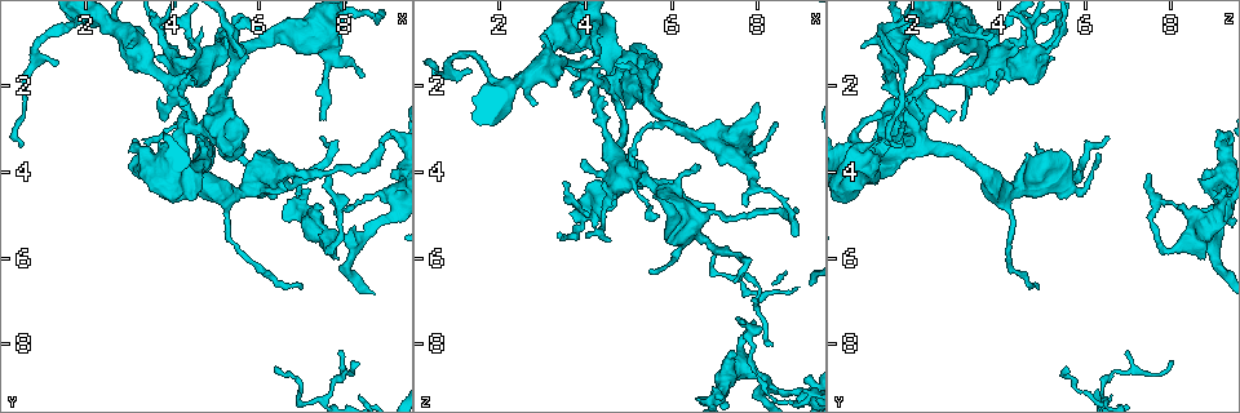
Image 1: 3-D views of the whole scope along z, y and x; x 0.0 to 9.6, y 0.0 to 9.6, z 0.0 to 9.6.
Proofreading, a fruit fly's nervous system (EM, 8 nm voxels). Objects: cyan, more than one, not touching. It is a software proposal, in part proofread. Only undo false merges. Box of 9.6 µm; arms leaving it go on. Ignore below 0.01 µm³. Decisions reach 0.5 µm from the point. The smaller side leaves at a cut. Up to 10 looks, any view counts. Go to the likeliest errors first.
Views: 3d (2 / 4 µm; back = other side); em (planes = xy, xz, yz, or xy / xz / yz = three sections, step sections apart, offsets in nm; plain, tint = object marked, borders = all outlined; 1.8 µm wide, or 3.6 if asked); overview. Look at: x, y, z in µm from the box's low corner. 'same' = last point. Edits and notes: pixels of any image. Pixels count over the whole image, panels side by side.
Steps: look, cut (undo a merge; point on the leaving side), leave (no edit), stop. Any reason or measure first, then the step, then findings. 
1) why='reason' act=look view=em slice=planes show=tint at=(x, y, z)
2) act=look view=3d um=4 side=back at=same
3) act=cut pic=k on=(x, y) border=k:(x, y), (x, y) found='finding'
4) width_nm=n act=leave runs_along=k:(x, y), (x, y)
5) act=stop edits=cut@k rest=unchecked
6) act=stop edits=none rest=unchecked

why='sharp bend' act=look view=em slice=xy step=8 show=tint at=(4.60, 2.95, 2.00)

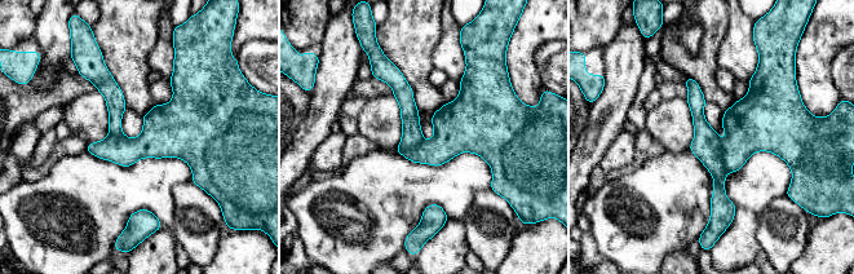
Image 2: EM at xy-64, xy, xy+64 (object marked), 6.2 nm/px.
why='cut it another way' act=look view=em slice=planes show=borders at=same

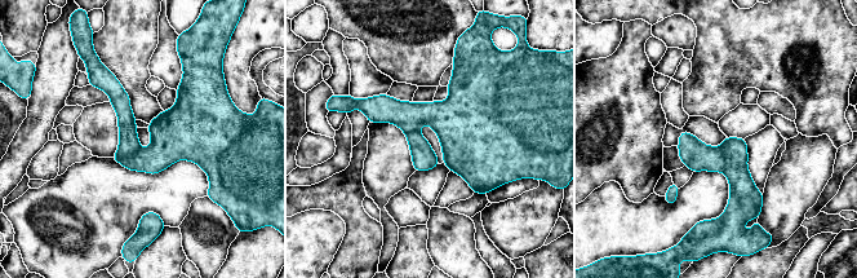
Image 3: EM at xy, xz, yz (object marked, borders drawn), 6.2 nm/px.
width_nm=200 act=cut pic=3 on=(167, 146) border=3:(141, 148), (124, 157), (116, 154) found='two cells meet here'

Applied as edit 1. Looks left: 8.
act=look view=overview

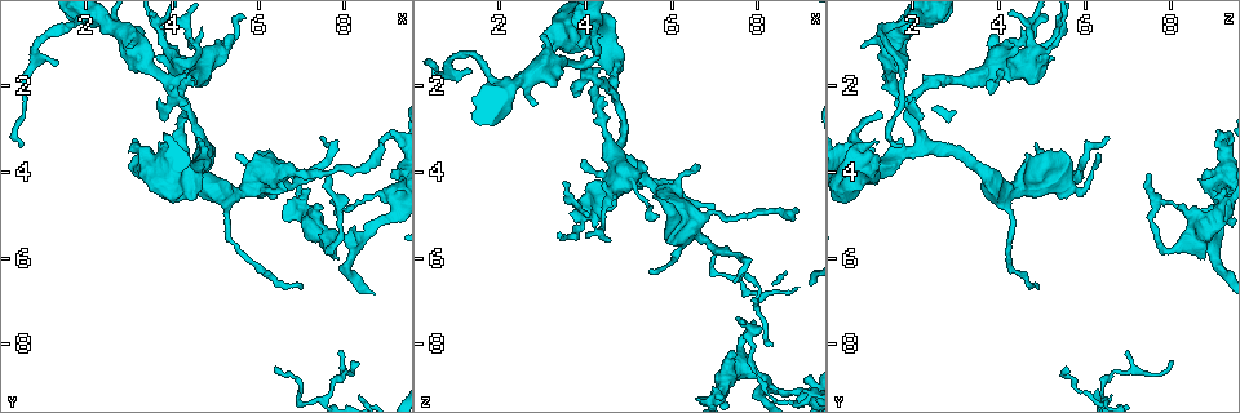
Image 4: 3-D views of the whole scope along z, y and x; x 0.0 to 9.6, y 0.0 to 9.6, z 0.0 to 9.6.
why='thin arm on a thick one' act=look view=em slice=xy step=16 show=tint at=(4.70, 1.50, 4.10)

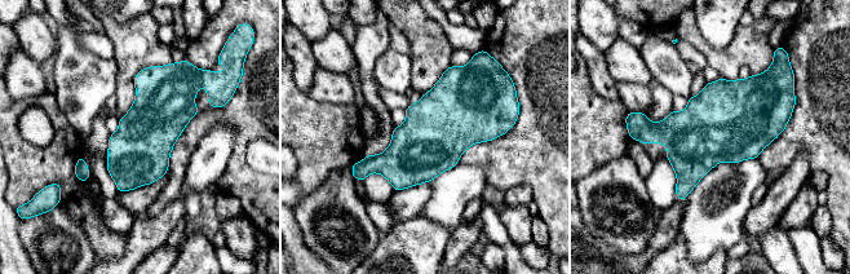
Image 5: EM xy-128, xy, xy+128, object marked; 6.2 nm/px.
act=leave found='all the same cell'

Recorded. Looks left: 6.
act=stop edits=cut@3 rest=unchecked

